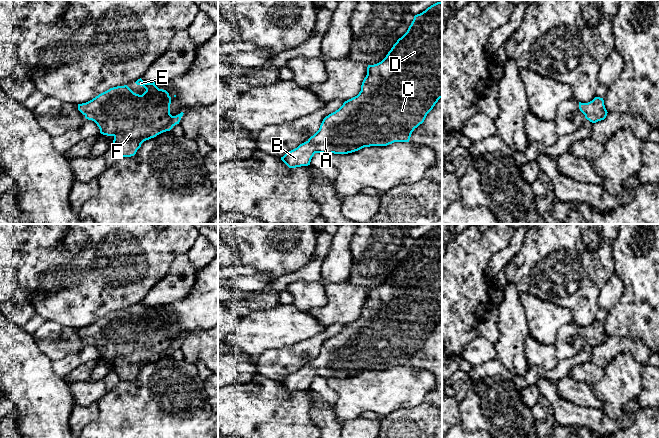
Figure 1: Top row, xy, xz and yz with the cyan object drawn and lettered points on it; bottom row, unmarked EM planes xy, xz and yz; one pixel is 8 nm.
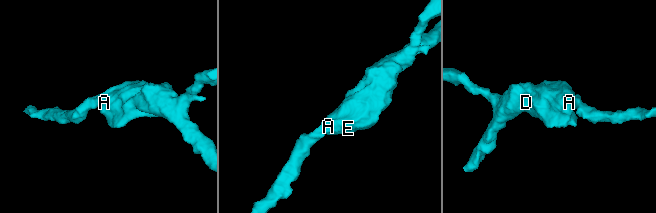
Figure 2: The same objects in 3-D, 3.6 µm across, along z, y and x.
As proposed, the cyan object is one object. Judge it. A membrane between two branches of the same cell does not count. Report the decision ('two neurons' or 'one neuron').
one neuron

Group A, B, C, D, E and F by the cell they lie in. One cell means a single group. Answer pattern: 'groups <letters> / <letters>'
groups A B C D E F

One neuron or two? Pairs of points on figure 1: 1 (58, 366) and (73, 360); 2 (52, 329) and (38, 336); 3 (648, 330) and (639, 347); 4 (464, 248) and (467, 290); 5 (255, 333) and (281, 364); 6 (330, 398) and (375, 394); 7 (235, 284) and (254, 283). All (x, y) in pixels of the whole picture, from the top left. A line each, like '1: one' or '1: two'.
1: one
2: one
3: two
4: one
5: two
6: two
7: one

